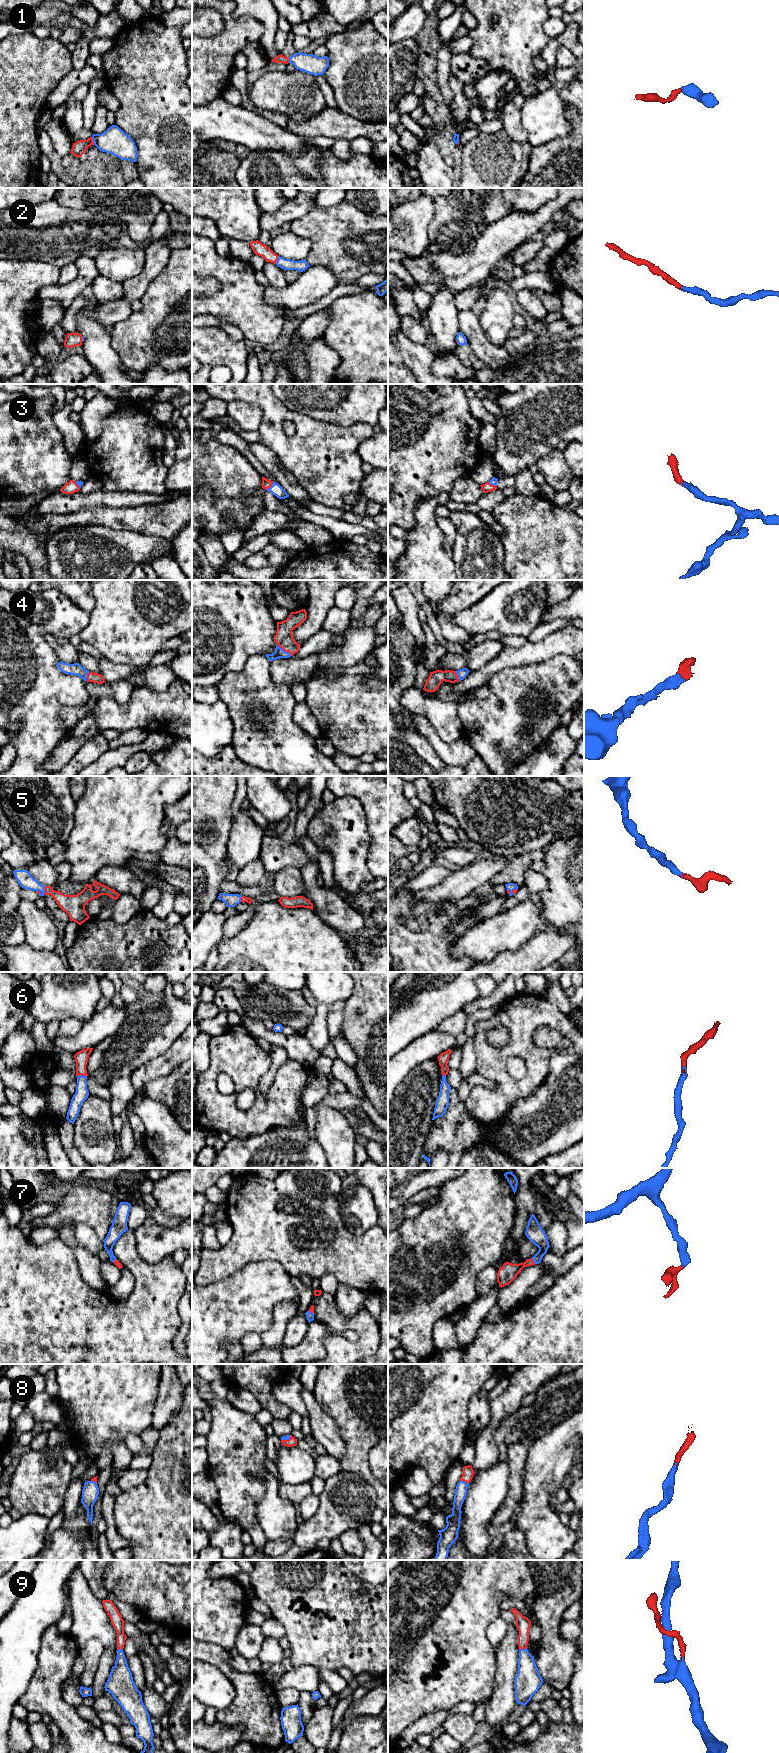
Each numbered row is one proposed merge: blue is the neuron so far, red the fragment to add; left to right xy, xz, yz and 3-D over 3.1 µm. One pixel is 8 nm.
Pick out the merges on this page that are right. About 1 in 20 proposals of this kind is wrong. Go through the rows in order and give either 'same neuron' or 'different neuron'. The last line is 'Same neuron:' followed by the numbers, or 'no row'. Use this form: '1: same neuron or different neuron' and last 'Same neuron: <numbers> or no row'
1: same neuron
2: same neuron
3: same neuron
4: same neuron
5: same neuron
6: same neuron
7: same neuron
8: same neuron
9: same neuron
Same neuron: 1, 2, 3, 4, 5, 6, 7, 8, 9

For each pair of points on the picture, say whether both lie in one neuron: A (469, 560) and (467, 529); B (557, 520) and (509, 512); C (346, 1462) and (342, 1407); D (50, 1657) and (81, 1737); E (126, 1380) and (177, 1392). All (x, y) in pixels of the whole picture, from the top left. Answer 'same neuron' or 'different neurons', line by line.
A: same neuron
B: same neuron
C: same neuron
D: same neuron
E: different neurons

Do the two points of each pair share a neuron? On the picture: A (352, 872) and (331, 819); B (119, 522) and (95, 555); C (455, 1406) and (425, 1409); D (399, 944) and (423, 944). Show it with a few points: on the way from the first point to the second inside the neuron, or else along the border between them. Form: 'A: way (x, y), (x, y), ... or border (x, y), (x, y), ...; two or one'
A: way (349, 859), (349, 842), (343, 832); one
B: border (91, 525), (104, 525), (137, 533); two
C: way (448, 1406), (432, 1406); one
D: way (405, 944), (417, 944); one

